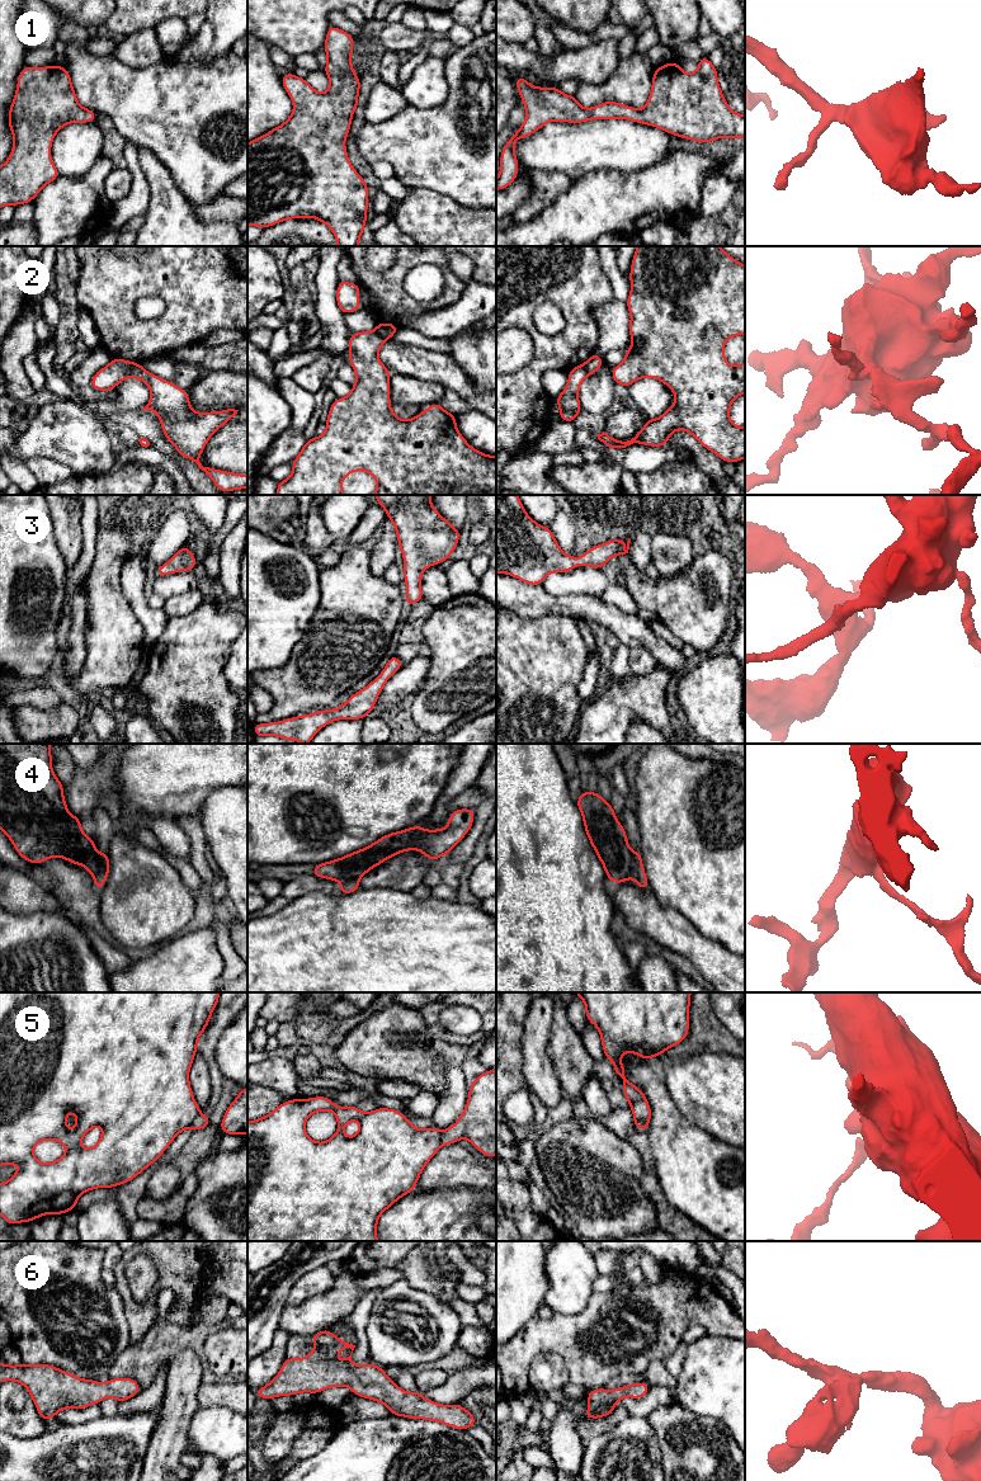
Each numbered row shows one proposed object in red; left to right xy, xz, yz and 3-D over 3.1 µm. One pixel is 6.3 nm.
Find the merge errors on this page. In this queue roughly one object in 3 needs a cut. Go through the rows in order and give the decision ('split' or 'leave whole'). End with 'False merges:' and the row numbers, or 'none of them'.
1: leave whole
2: split
3: leave whole
4: split
5: split
6: leave whole
False merges: 2, 4, 5

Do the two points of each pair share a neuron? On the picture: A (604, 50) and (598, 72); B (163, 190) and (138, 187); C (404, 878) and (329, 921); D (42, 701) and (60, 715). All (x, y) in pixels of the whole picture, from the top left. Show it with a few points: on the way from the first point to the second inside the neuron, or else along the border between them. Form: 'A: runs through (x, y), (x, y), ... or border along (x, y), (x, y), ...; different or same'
A: runs through (604, 55), (598, 61), (598, 67); same
B: border along (138, 160), (149, 187), (149, 206), (145, 212); different
C: border along (361, 887), (392, 887), (410, 892); different
D: border along (61, 699), (51, 708), (22, 706); different

